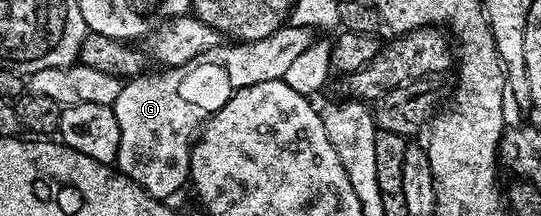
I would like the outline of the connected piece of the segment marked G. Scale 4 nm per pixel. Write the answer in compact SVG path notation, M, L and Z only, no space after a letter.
M286 24L274 34L267 35L266 38L234 42L229 44L230 46L221 44L203 51L190 62L172 68L165 67L162 73L152 70L140 76L131 77L121 85L118 98L112 105L119 126L119 146L115 163L117 171L142 186L150 196L156 199L170 199L169 197L184 184L187 185L191 177L192 146L209 117L215 115L236 90L248 88L258 82L283 79L287 67L303 51L308 50L317 38L317 31L312 27L292 27Z

